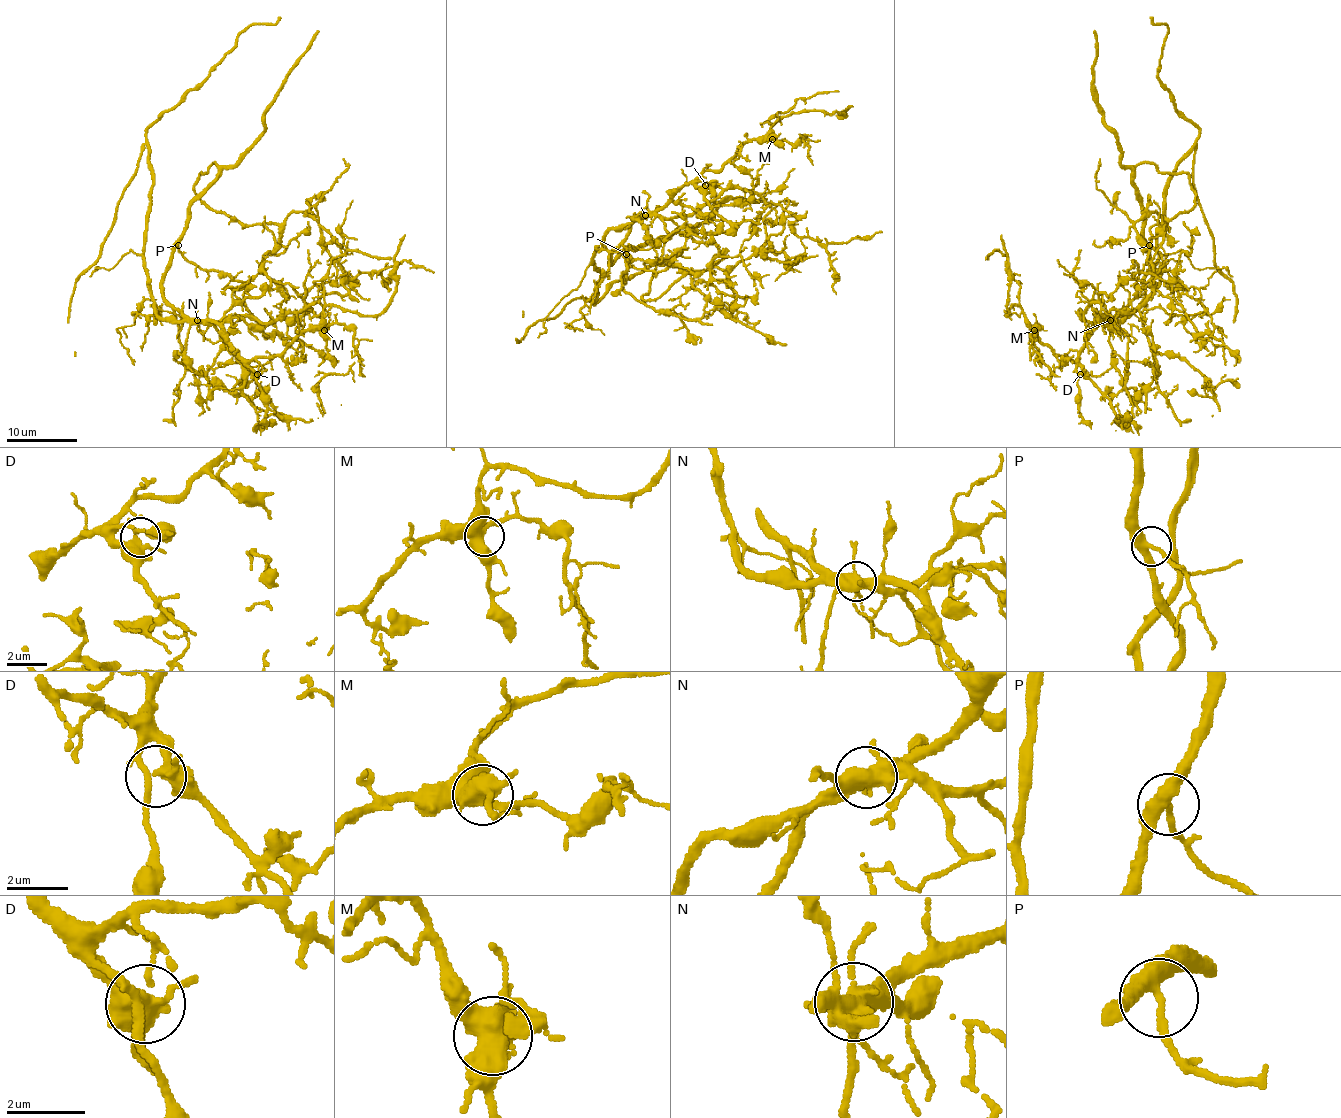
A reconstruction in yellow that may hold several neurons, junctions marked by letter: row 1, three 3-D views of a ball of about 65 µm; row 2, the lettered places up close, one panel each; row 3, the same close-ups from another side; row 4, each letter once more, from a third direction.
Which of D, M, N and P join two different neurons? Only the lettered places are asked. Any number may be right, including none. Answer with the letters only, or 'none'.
N

